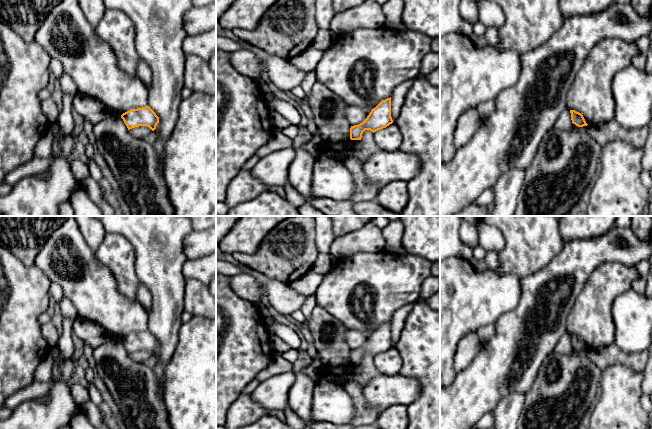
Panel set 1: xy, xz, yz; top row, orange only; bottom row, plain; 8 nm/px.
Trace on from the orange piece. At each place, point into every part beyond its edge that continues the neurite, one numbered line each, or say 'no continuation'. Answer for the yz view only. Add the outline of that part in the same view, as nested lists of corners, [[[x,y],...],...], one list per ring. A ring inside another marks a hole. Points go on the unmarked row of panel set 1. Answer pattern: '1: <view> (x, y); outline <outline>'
1: yz (566, 385); outline [[[572,349],[570,354],[552,351],[541,364],[531,390],[526,395],[517,429],[575,429],[597,399],[601,369],[589,359],[588,349]]]

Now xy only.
1: xy (134, 386); outline [[[110,338],[93,350],[95,371],[117,404],[128,429],[172,429],[164,400],[160,397],[159,380],[153,368],[130,358],[121,340]]]

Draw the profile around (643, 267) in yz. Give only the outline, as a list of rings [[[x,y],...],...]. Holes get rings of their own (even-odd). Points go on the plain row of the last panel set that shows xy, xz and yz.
[[[641,260],[634,266],[634,268],[639,272],[642,278],[646,278],[650,270],[650,262],[649,260]]]

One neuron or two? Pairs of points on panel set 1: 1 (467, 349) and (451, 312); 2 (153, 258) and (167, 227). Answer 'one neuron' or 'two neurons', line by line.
1: two neurons
2: one neuron

